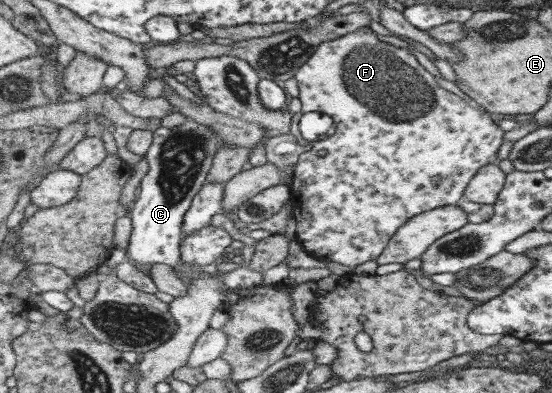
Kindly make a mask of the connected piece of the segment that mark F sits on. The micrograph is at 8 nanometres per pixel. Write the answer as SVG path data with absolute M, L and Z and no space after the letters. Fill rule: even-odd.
M360 30L343 35L339 38L333 38L331 41L323 42L319 48L310 56L308 61L297 69L297 75L294 77L297 81L300 95L298 98L301 100L302 108L294 115L292 122L291 134L297 138L301 146L310 148L299 155L298 162L294 166L293 178L291 184L291 200L293 207L293 217L296 221L296 235L295 239L301 243L301 246L310 253L313 257L331 260L339 264L355 268L359 264L377 260L386 246L390 244L393 234L401 228L405 222L411 221L411 218L419 216L420 212L425 210L438 209L439 207L447 205L460 205L463 210L469 214L470 223L481 224L488 222L495 215L495 206L471 202L464 199L467 186L470 185L471 180L483 169L483 166L490 165L495 162L497 152L503 144L505 138L505 131L496 122L496 116L491 113L481 112L481 108L473 108L470 103L465 102L463 98L441 88L439 82L435 80L433 74L429 74L425 70L425 66L417 60L417 56L411 52L411 48L399 48L379 40L379 36L375 36L371 32ZM308 112L321 112L332 116L336 122L337 131L333 136L325 140L310 141L307 140L301 132L300 122L304 114ZM321 152L327 152L321 156Z

